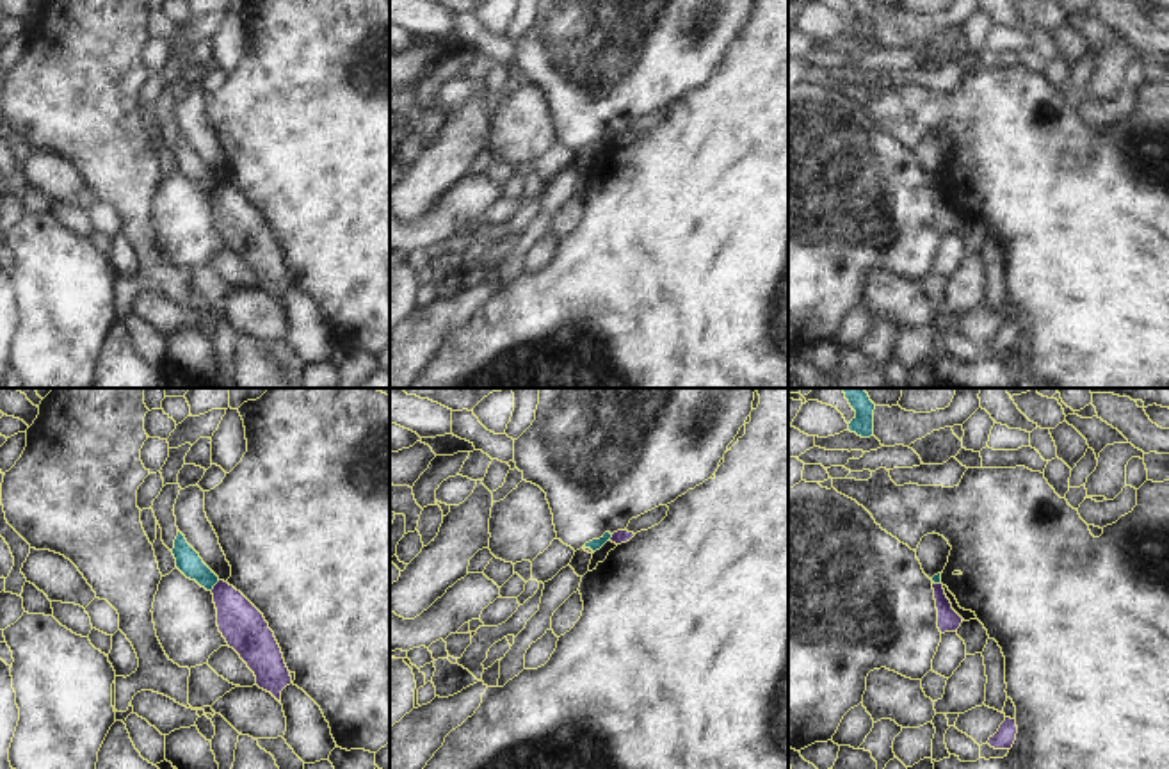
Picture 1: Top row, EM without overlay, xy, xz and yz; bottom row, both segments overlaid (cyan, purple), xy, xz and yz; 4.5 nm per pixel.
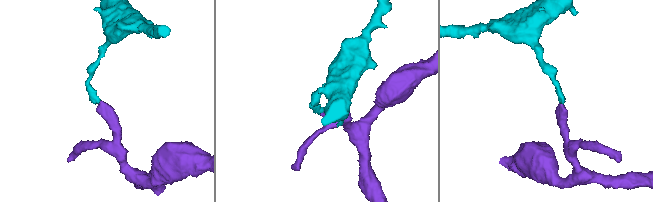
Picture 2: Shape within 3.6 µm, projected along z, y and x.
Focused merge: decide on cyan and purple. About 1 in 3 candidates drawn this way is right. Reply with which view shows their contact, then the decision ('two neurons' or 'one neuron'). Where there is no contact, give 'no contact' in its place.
contact in xy; two neurons

